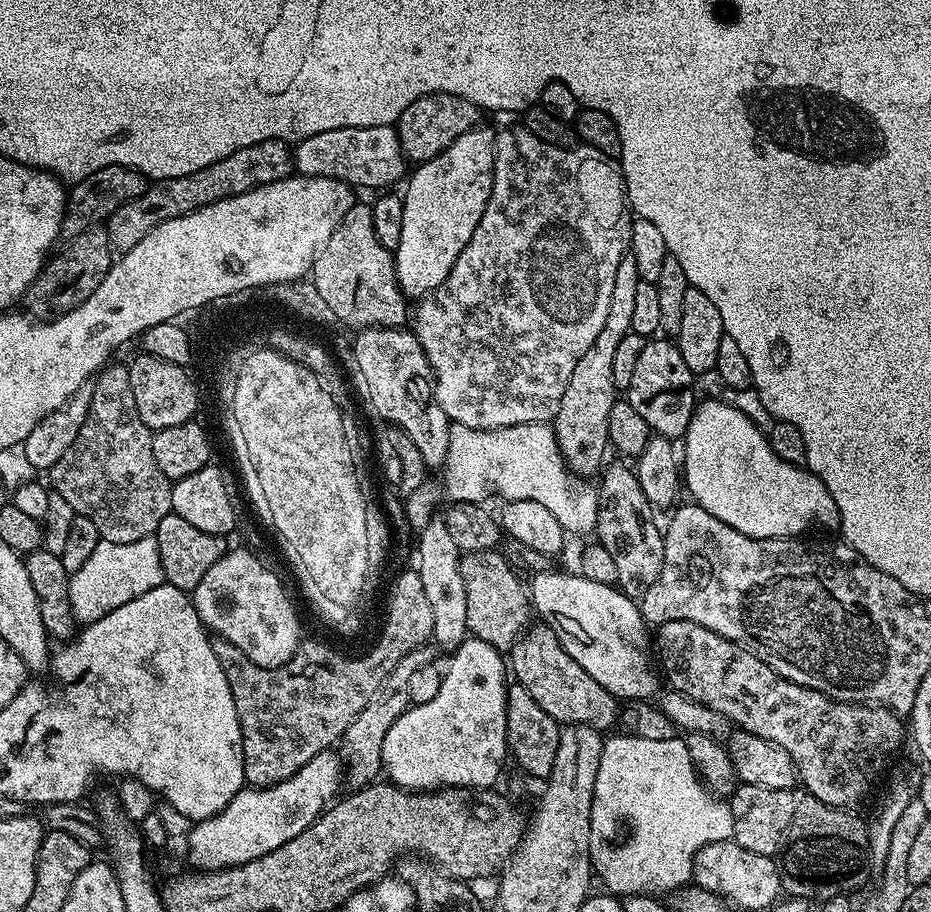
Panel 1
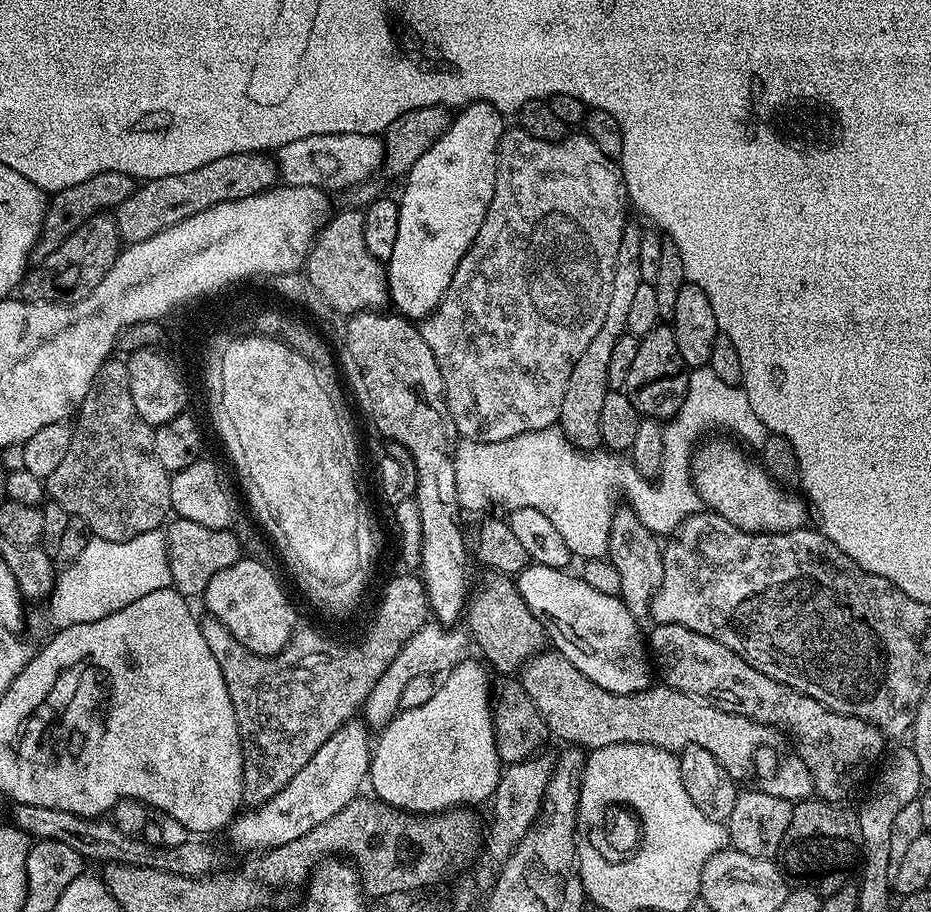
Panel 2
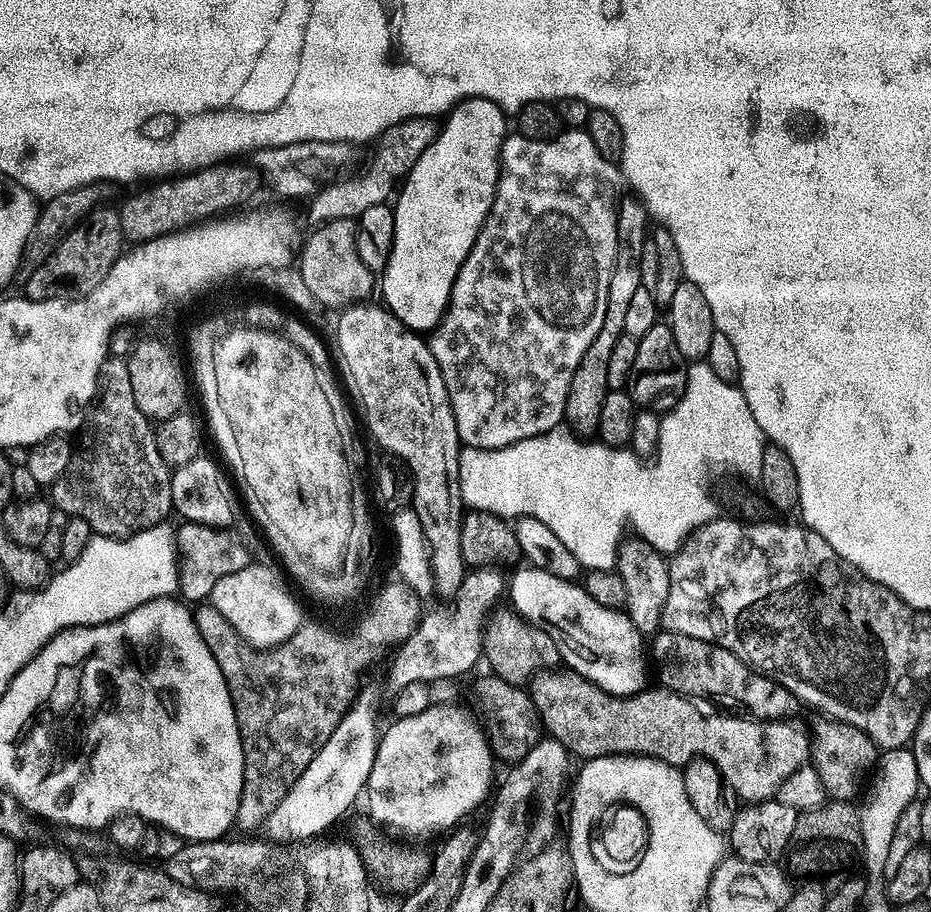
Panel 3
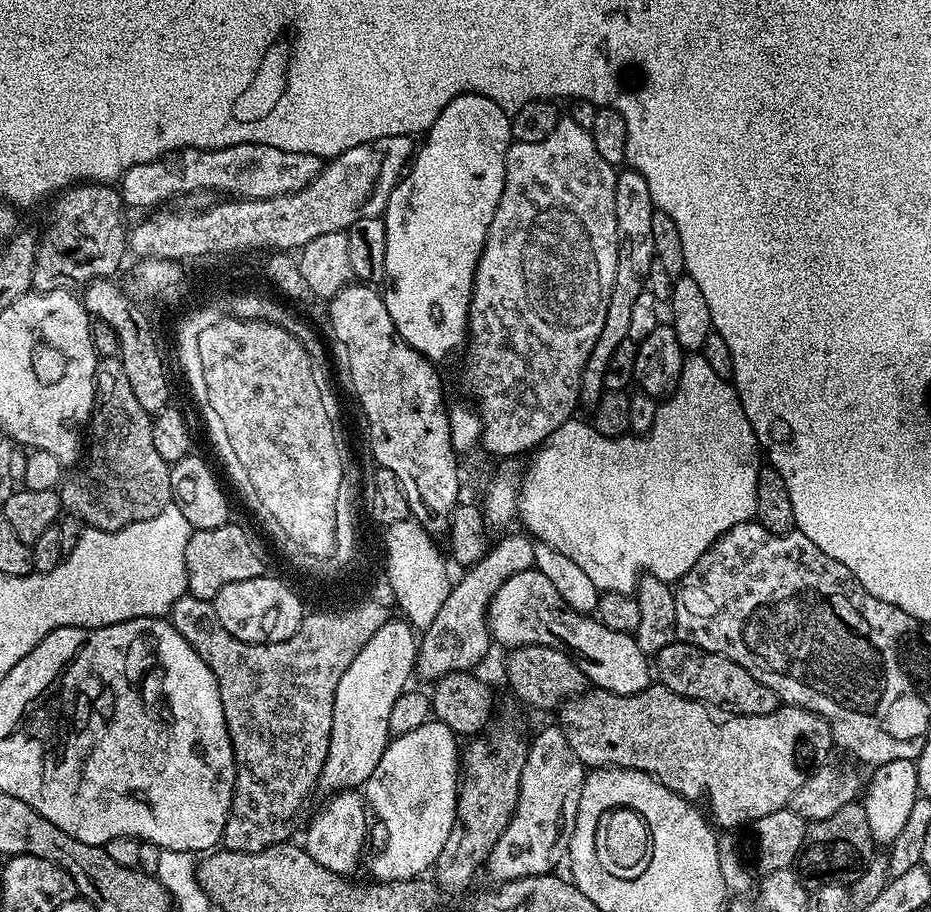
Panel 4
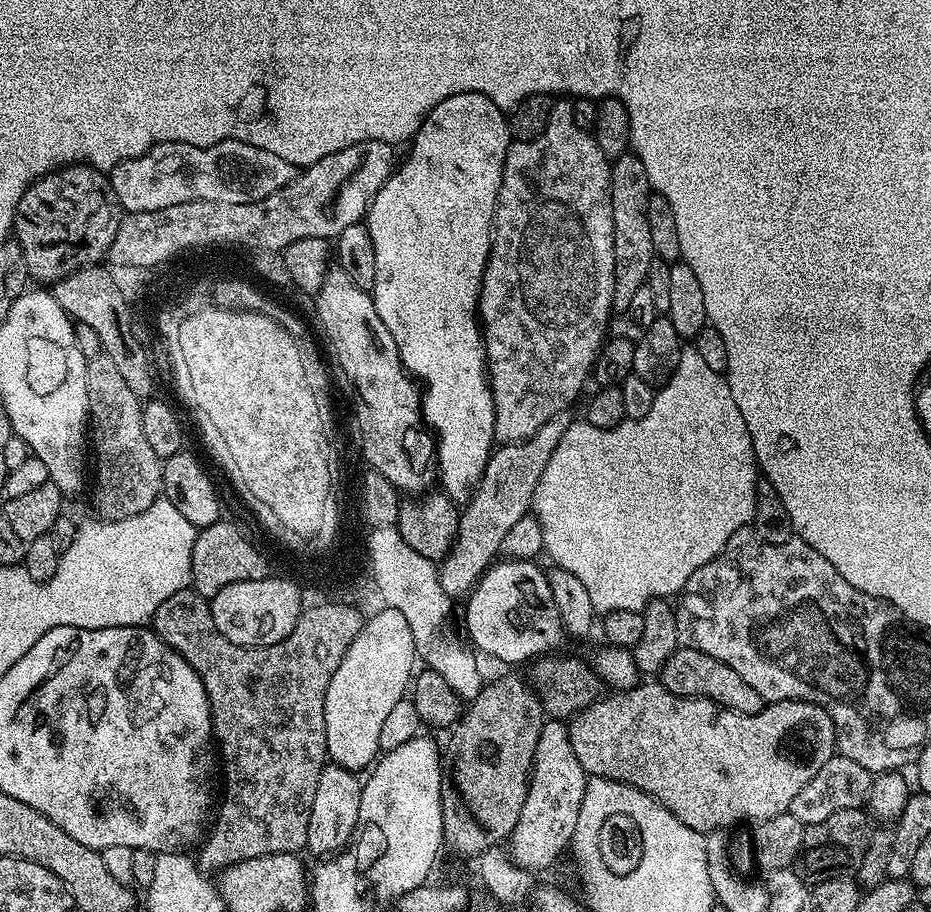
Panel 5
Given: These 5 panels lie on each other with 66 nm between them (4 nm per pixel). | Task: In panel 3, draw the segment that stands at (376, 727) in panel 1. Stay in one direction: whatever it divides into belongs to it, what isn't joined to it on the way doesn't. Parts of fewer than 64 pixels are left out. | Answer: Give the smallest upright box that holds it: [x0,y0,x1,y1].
[388,565,506,689]

